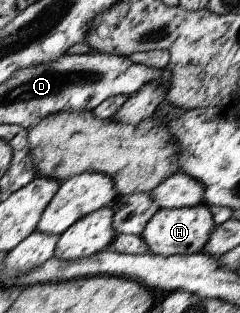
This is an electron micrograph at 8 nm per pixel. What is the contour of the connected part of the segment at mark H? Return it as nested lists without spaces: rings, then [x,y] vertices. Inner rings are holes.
[[[205,203],[178,209],[160,208],[145,225],[140,236],[154,255],[163,255],[164,257],[176,254],[192,255],[202,252],[215,225],[212,212]]]

